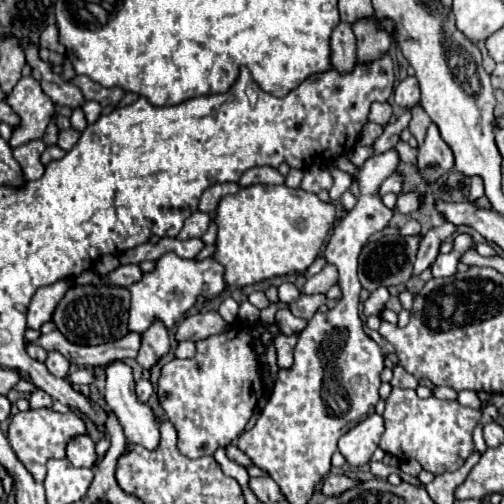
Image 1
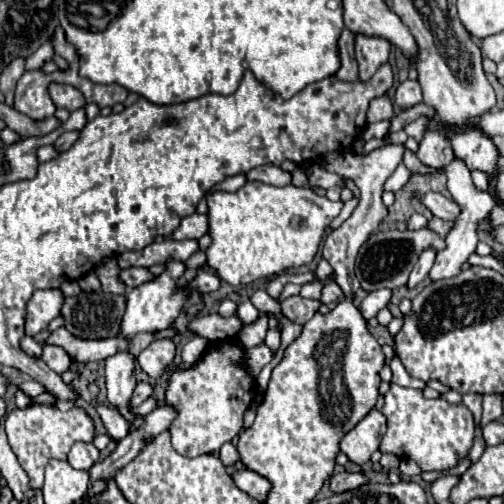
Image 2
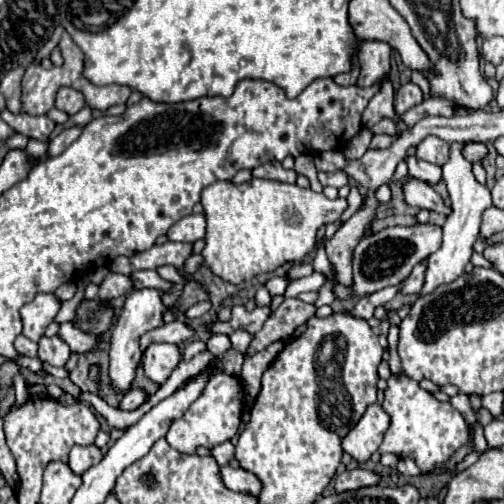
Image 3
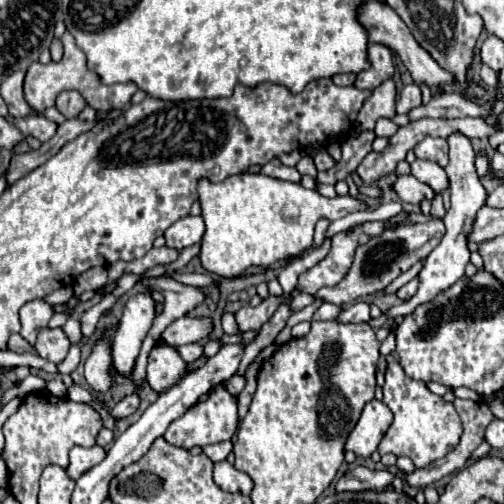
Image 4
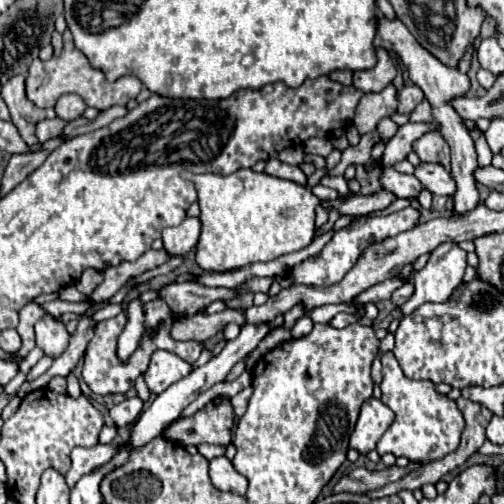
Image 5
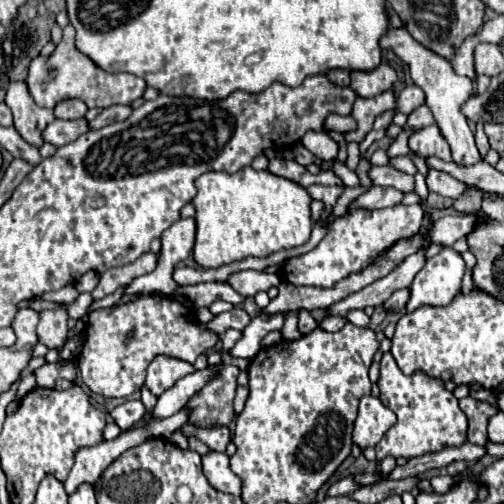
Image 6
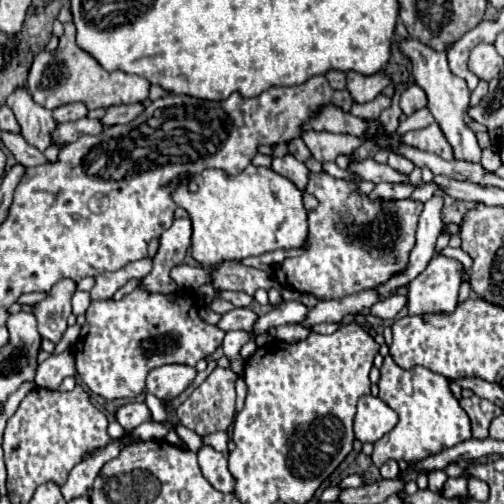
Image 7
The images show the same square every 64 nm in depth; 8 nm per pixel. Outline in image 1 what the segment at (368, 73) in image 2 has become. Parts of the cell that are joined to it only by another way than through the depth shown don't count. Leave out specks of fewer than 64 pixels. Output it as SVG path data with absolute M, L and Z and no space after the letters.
M358 20L352 30L356 34L356 58L360 60L360 64L380 60L392 44L388 32L380 32L380 28L372 24L372 20Z

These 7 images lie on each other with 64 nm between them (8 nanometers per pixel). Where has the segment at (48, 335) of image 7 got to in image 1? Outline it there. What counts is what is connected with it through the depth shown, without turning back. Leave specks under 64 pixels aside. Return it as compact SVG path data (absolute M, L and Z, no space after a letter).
M50 350L48 352L48 358L46 358L46 368L54 374L54 376L60 376L60 378L64 378L66 374L68 374L68 366L70 366L70 362L60 354L60 352L56 352L56 350Z

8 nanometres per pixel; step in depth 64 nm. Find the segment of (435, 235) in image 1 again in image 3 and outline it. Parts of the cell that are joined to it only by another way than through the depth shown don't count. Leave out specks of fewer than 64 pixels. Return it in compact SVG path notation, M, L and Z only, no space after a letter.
M424 262L422 264L418 264L414 270L412 270L412 274L404 280L404 286L402 286L402 294L418 294L420 292L420 288L422 288L422 284L424 284Z

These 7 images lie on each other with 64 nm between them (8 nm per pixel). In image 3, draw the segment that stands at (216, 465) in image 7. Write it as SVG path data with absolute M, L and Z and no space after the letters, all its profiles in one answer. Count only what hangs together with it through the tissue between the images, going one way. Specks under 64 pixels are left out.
M220 466L220 478L228 490L244 492L244 494L252 494L252 496L256 496L256 492L260 492L260 480L256 480L256 476L252 476L250 472L244 472L242 468Z

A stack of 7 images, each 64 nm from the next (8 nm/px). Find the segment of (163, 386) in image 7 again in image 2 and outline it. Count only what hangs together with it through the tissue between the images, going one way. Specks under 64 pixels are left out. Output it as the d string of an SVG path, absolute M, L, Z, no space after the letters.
M154 340L138 358L142 370L150 376L150 378L160 378L172 364L176 358L176 346L172 340Z

